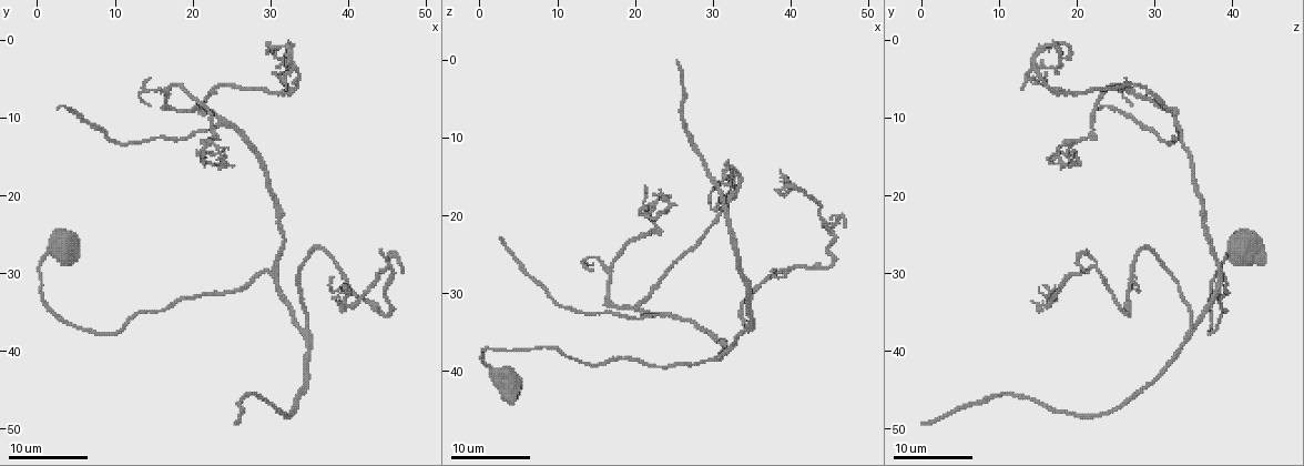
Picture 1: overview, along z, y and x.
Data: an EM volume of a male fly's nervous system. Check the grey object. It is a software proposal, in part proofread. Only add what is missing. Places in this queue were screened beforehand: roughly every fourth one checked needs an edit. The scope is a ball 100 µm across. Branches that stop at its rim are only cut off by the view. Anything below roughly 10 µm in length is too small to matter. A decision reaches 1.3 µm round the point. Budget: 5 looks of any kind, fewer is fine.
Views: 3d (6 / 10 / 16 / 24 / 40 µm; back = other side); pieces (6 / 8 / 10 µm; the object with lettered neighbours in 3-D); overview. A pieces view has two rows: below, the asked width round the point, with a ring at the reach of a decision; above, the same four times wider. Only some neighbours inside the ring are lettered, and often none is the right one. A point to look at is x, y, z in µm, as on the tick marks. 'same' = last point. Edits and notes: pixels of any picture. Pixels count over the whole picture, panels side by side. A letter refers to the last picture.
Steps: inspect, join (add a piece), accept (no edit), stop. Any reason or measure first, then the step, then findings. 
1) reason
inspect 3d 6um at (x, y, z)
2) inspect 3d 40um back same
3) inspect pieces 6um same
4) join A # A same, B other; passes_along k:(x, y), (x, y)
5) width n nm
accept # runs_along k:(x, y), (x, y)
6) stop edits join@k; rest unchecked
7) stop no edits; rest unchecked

long arm stops here
inspect pieces 10um at (25.5, 49.5, 0.5)

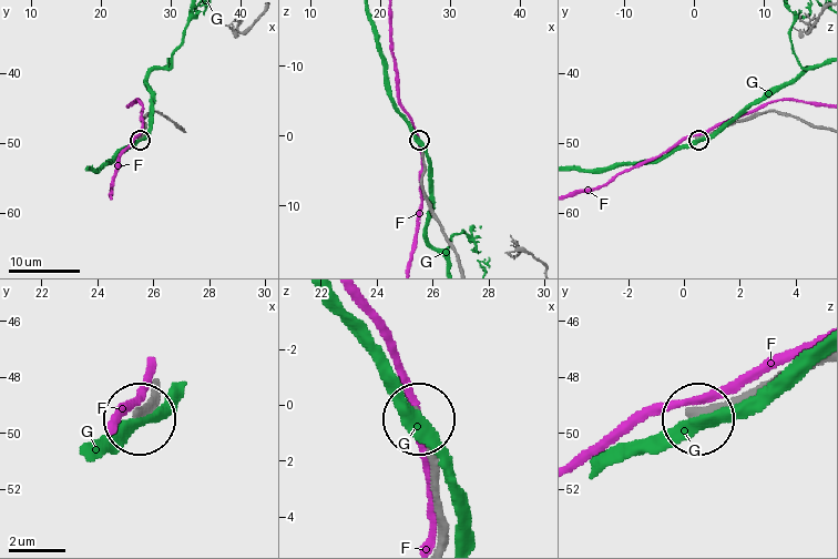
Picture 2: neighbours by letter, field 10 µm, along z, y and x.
width 240 nm
accept # F other, G other; runs_along 2:(803, 122), (763, 112), (698, 138); no lettered piece goes on from it

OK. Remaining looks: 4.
tapers out
inspect pieces 10um at (21.5, 16.0, 19.0)

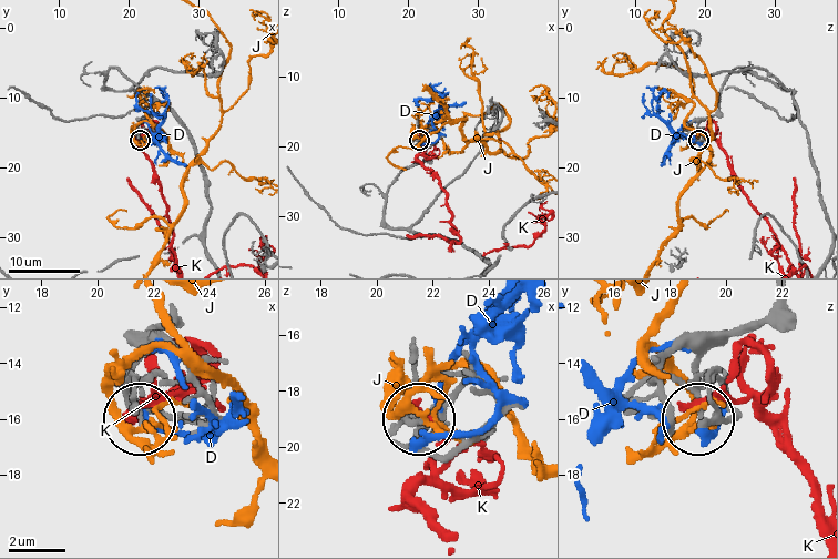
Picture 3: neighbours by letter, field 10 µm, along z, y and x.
accept # D other, J other, K other; none of them fits

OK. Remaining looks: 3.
long arm stops here
inspect 3d 10um at (2.5, 8.5, 23.0)

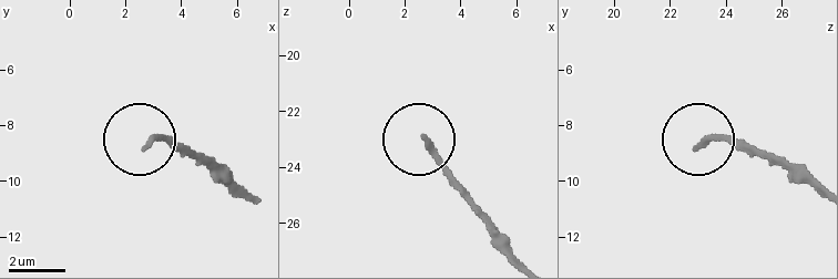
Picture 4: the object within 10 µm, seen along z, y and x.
inspect pieces 6um at (2.8, 8.7, 23.0)

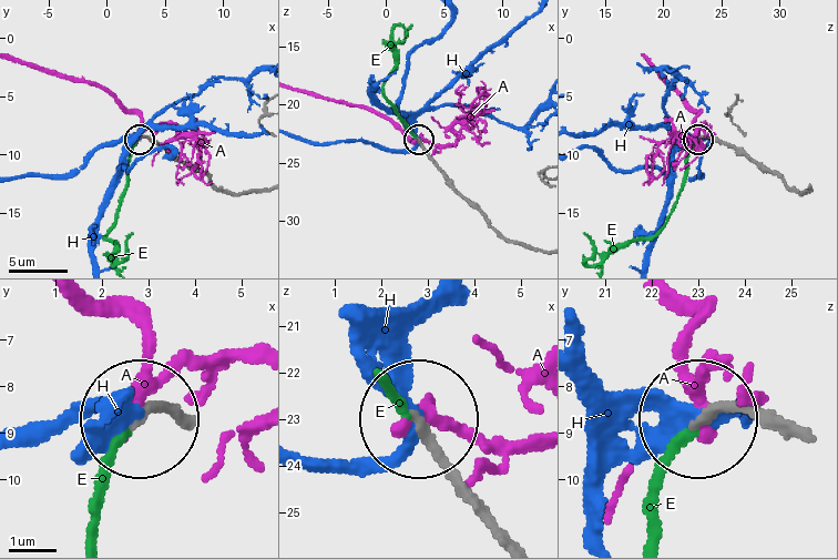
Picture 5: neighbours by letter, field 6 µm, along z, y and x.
join E # A other, E same, H other; passes_along 5:(184, 427), (160, 407), (132, 427), (109, 467), (92, 538); the cell continues

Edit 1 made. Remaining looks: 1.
stop edits join@5; rest unchecked

